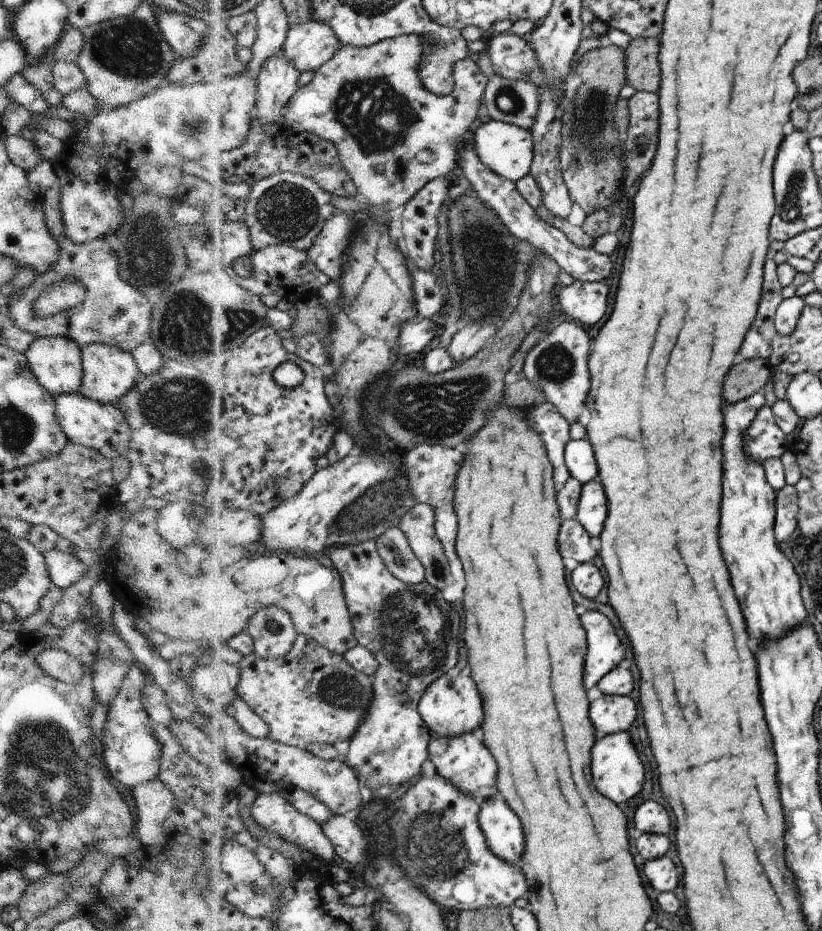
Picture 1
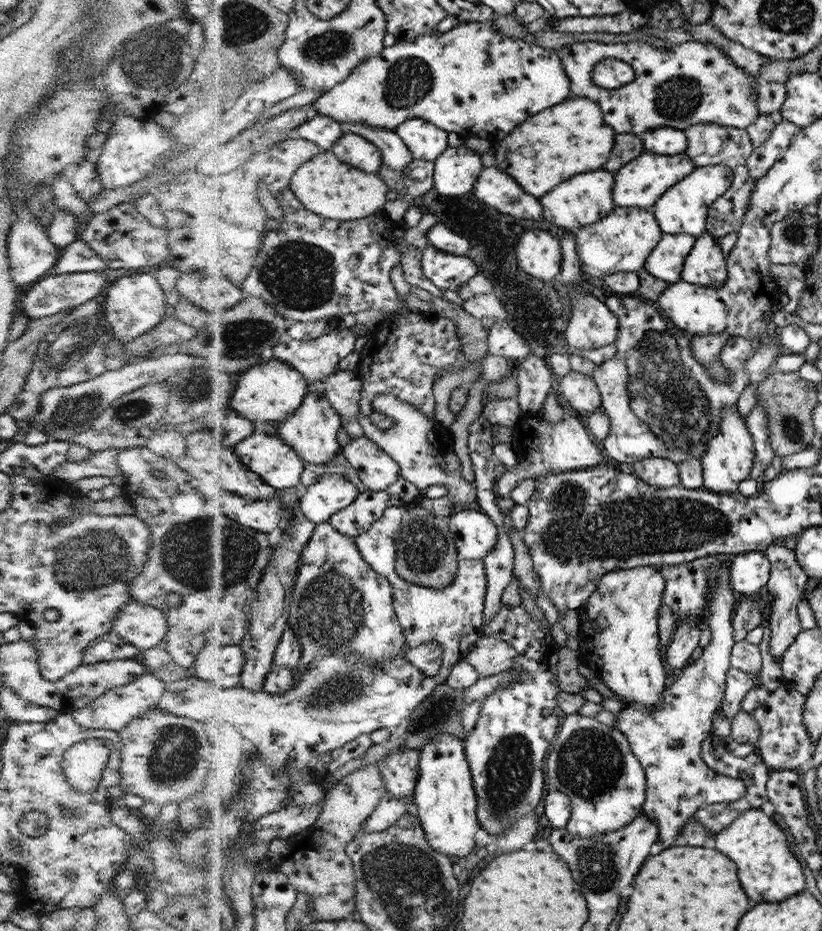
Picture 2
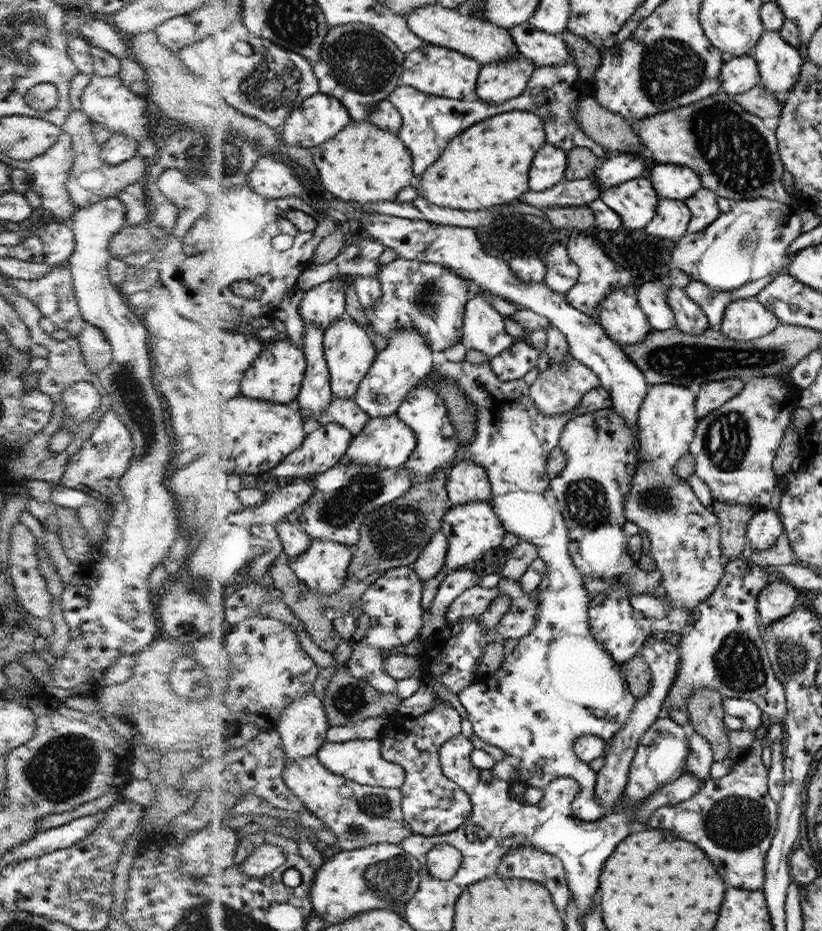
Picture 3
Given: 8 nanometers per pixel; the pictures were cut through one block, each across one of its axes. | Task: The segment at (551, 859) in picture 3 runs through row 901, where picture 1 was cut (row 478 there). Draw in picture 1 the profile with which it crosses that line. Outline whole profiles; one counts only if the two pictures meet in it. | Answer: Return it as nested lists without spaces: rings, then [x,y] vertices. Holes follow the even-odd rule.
[[[542,403],[540,406],[532,406],[530,408],[523,407],[523,410],[527,410],[527,422],[531,423],[531,426],[538,431],[540,438],[542,438],[544,444],[546,444],[546,450],[550,456],[552,456],[552,464],[556,466],[555,482],[564,485],[568,478],[571,478],[568,468],[565,464],[565,447],[571,442],[569,436],[570,424],[563,418],[563,415],[556,411],[556,408],[551,403]]]

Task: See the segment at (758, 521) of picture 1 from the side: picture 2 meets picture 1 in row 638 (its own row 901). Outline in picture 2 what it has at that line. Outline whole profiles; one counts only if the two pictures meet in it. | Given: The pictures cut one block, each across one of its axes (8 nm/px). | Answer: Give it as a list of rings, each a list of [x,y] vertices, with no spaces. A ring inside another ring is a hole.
[[[761,808],[752,809],[752,812],[744,811],[732,828],[723,829],[724,832],[719,832],[720,836],[715,836],[714,846],[740,864],[740,880],[744,880],[744,888],[748,888],[748,896],[752,896],[756,904],[762,900],[784,902],[804,888],[802,866],[788,848],[786,834]]]

